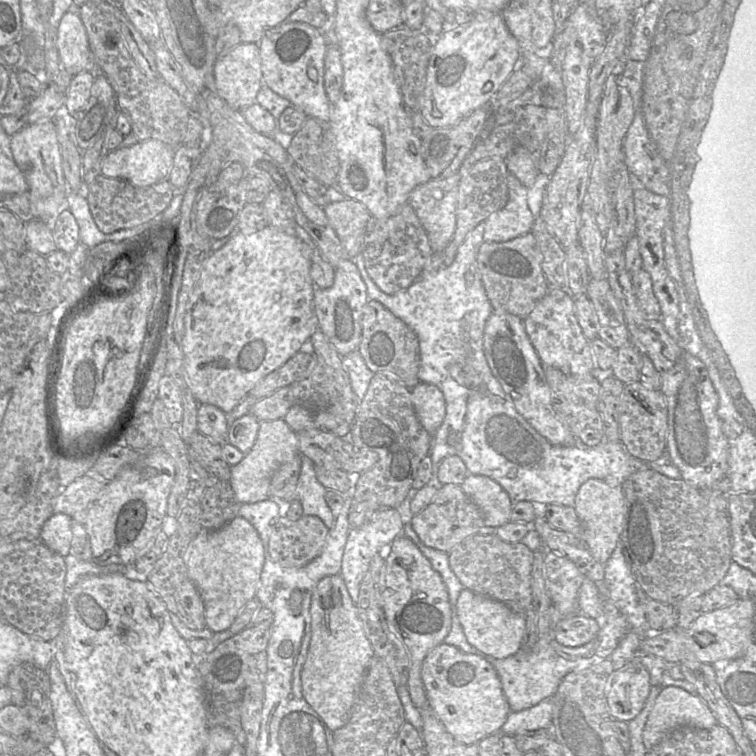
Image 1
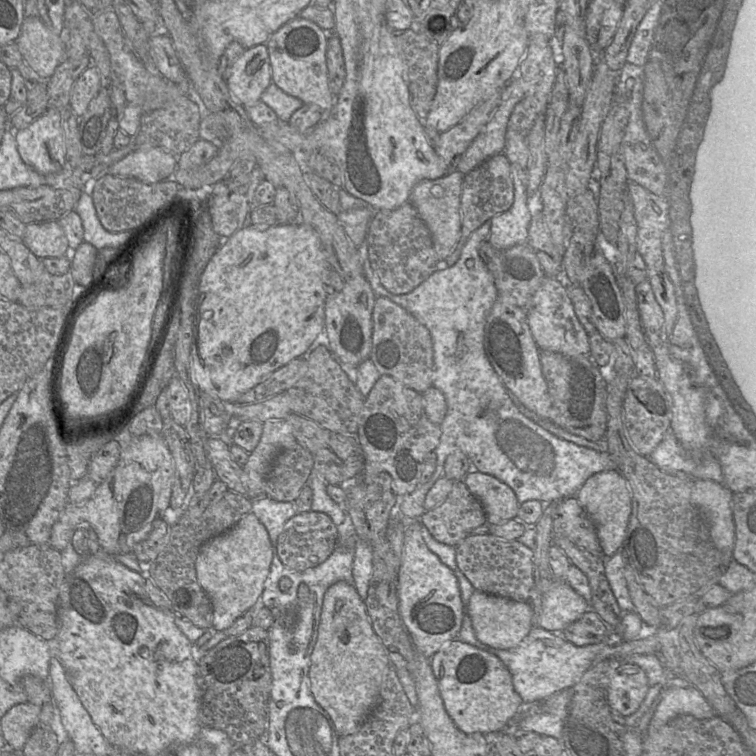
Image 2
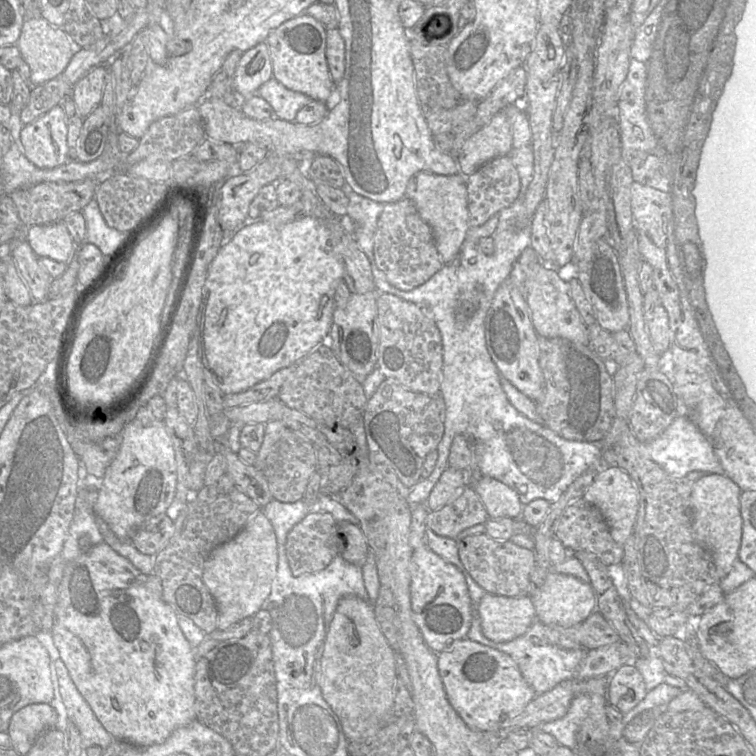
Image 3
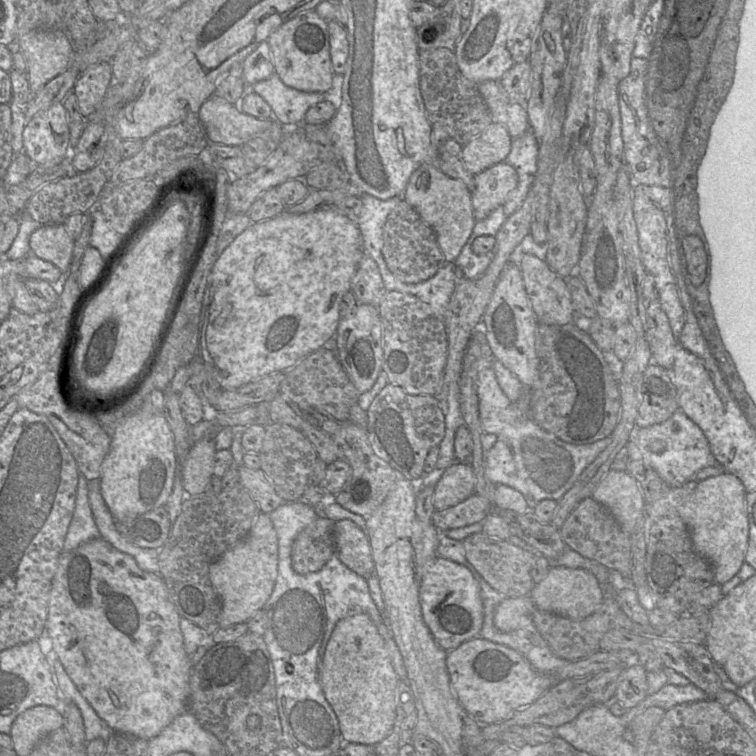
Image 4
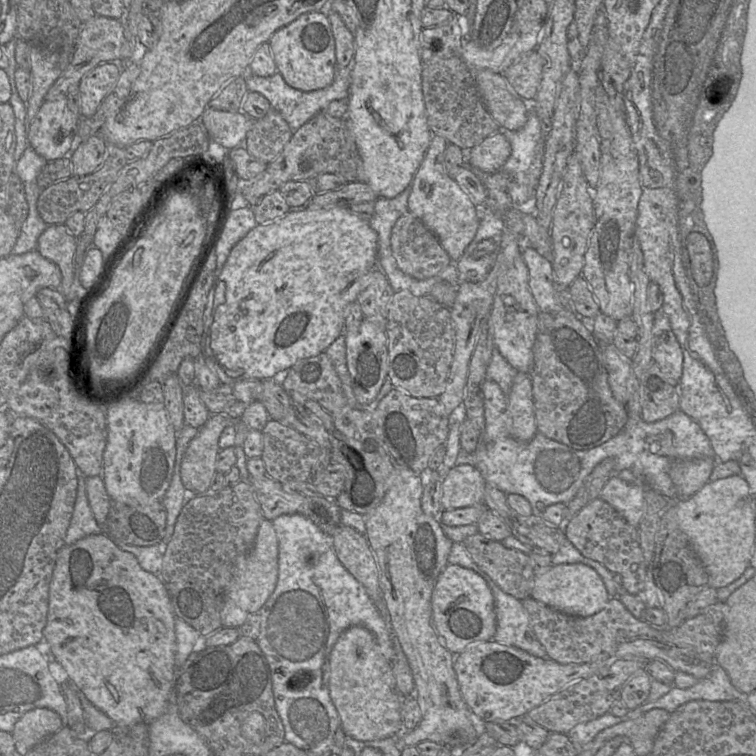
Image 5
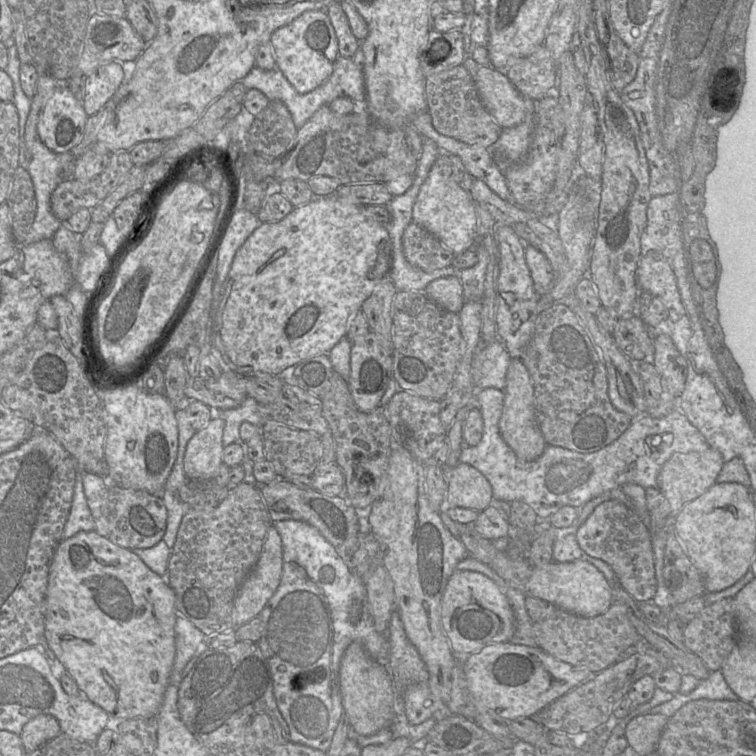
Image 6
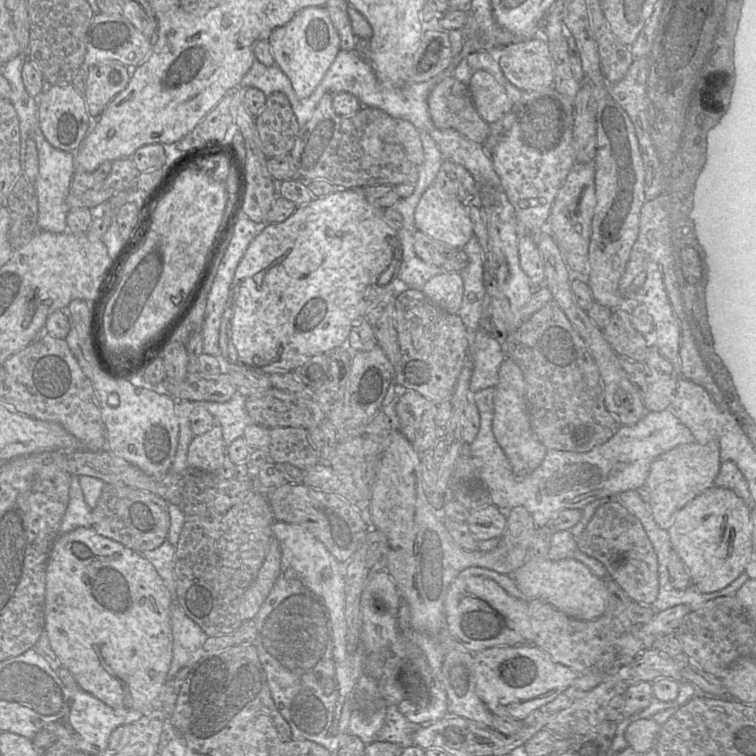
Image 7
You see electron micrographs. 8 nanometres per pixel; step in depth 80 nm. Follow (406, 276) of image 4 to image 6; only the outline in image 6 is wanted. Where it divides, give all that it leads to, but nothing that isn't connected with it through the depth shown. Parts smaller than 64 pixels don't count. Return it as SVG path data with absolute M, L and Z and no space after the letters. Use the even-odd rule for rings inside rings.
M414 221L404 230L402 247L407 261L427 272L451 265L455 256L436 237Z

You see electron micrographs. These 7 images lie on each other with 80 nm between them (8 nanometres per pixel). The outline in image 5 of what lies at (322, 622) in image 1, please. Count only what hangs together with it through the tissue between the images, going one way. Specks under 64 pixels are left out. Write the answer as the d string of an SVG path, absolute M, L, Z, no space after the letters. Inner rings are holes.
M352 626L339 636L330 655L328 688L346 737L365 742L384 739L398 732L403 709L391 661L385 659L373 634L366 628Z

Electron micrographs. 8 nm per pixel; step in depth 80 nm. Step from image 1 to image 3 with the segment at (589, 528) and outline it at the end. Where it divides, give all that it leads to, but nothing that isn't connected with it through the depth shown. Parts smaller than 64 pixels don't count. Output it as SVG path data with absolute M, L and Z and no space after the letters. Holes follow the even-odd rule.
M604 466L583 494L583 499L599 509L609 526L611 537L623 545L633 533L639 508L637 489L630 476L617 466Z

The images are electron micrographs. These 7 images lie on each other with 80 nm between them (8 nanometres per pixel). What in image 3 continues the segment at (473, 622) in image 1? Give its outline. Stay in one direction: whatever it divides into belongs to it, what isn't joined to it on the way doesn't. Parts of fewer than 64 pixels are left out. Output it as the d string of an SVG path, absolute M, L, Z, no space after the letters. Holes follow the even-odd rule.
M486 593L478 612L482 633L498 643L523 635L536 620L536 608L529 595L507 597Z

